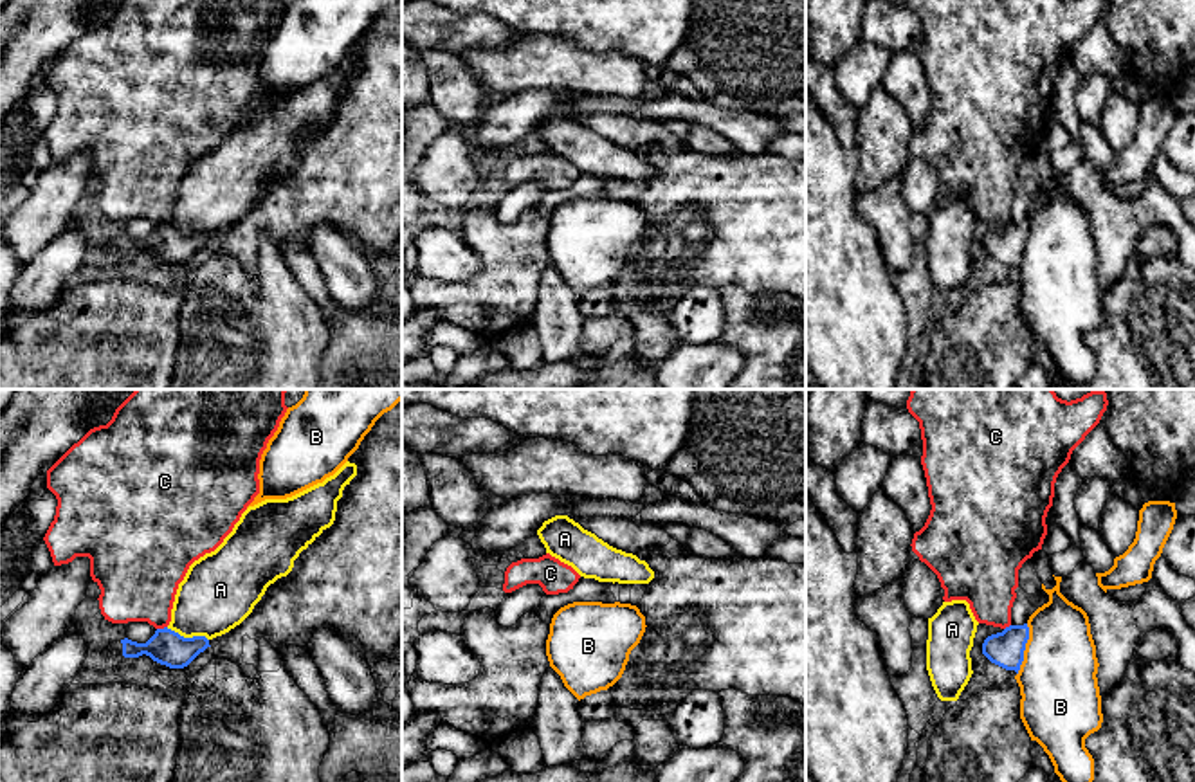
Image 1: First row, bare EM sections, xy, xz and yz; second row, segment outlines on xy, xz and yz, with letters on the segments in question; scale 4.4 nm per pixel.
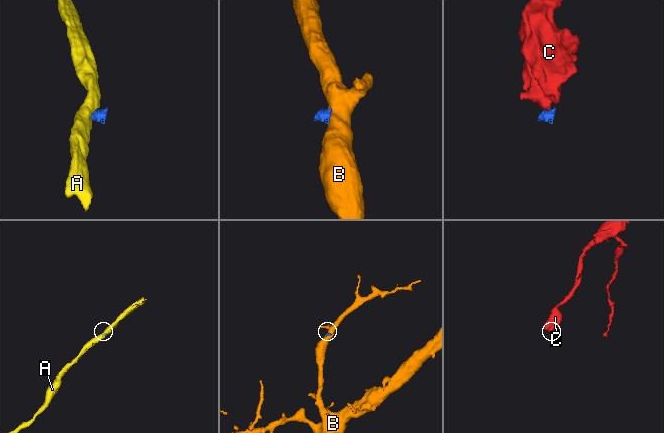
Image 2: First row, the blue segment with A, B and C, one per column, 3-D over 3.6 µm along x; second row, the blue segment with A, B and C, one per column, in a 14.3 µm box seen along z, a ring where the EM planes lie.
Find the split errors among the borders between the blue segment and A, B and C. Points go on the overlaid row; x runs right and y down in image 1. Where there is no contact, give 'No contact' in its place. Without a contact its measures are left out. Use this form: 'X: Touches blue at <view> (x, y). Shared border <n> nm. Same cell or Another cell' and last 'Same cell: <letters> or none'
A: Touches blue at xy (188, 638). Shared border 200 nm. Another cell
B: Touches blue at yz (1024, 649). Shared border 240 nm. Another cell
C: Touches blue at xy (161, 629). Shared border 50 nm. Another cell
Same cell: none

